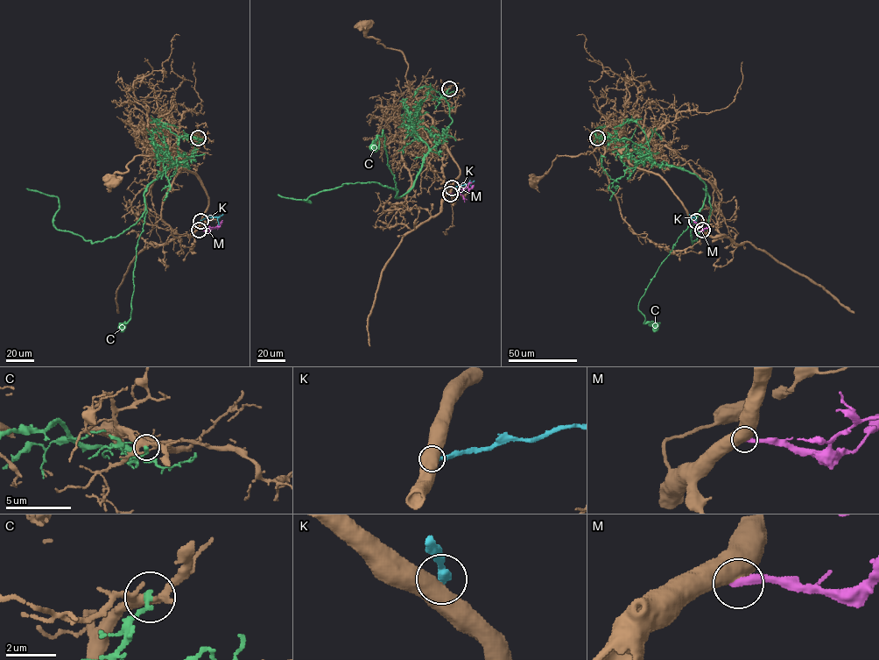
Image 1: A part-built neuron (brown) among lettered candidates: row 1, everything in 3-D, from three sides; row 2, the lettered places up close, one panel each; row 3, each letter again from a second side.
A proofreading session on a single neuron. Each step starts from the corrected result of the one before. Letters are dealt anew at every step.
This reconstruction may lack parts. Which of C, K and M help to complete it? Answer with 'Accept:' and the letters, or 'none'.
Accept: none

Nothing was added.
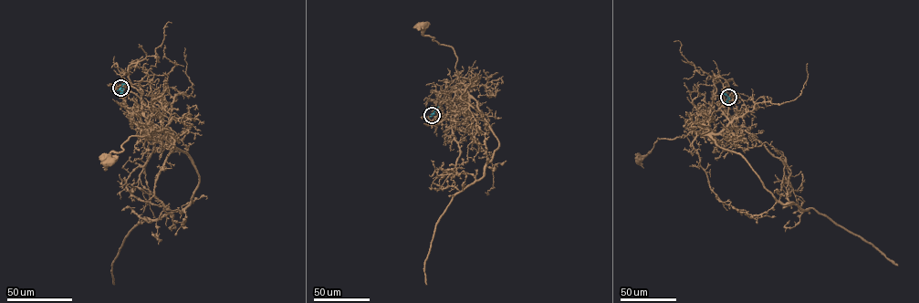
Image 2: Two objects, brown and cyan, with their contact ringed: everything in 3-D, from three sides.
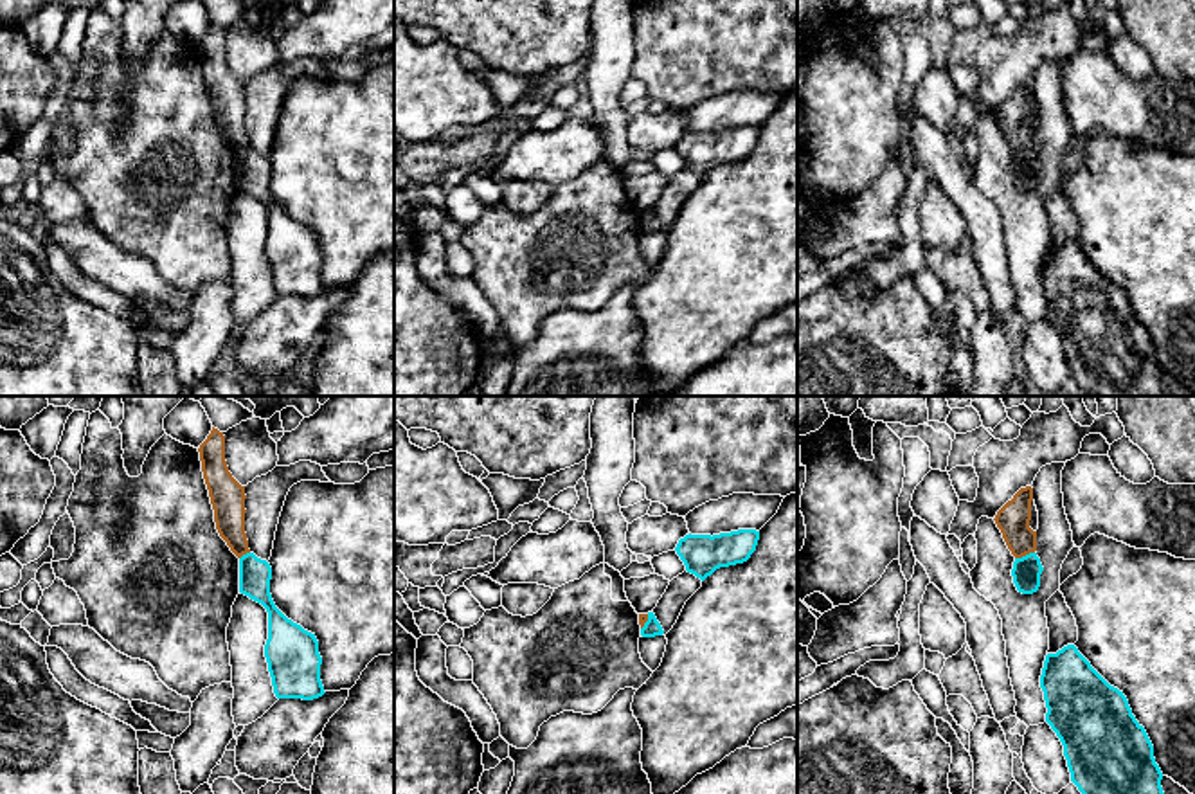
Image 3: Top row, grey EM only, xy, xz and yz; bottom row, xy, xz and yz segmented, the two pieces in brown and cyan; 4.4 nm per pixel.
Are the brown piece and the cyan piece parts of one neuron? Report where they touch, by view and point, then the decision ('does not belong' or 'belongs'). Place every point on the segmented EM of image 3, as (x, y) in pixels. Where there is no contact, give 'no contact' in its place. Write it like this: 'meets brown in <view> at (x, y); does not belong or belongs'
meets brown in yz at (1024, 555); does not belong

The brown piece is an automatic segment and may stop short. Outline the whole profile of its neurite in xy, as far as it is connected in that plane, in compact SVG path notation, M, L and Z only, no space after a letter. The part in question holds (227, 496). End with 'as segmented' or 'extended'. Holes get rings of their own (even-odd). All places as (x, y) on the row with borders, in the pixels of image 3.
M212 427L207 439L200 445L203 479L214 510L214 522L220 537L230 551L241 558L250 553L245 533L245 486L229 472L225 461L225 436Z; as segmented

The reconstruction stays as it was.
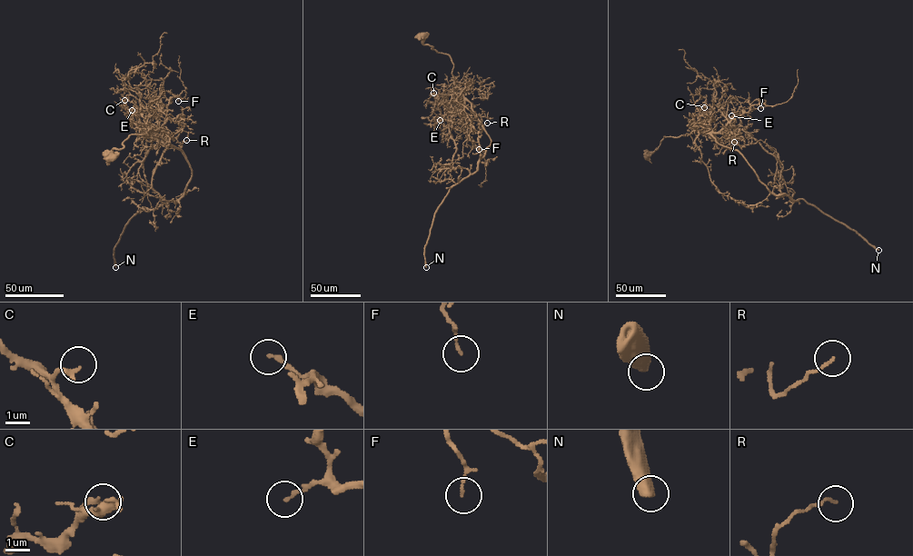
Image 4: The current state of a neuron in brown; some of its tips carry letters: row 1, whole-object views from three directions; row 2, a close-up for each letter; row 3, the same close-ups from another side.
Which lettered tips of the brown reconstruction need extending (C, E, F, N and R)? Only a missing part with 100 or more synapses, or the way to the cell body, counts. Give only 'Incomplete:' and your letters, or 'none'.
Incomplete: N

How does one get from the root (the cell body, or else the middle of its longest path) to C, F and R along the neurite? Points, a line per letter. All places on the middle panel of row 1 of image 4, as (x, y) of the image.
C: (421, 35), (424, 44), (449, 56), (453, 65), (454, 82), (461, 90), (447, 94), (433, 93)
F: (421, 35), (424, 44), (450, 57), (453, 65), (454, 82), (461, 90), (464, 131), (479, 149)
R: (421, 35), (424, 44), (450, 57), (453, 65), (452, 77), (461, 90), (463, 110), (482, 125), (487, 123)

